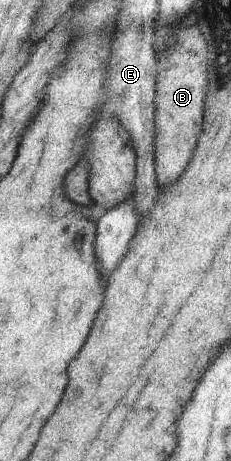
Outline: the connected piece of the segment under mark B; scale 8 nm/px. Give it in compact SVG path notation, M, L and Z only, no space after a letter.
M200 27L186 28L177 43L158 56L157 97L155 97L155 171L160 189L175 185L193 157L203 131L203 113L207 107L208 40Z

